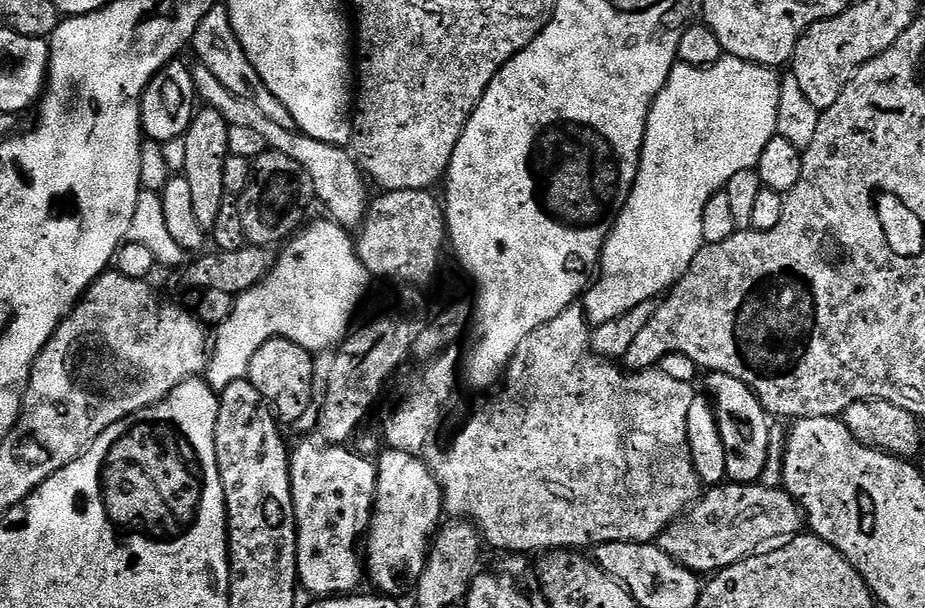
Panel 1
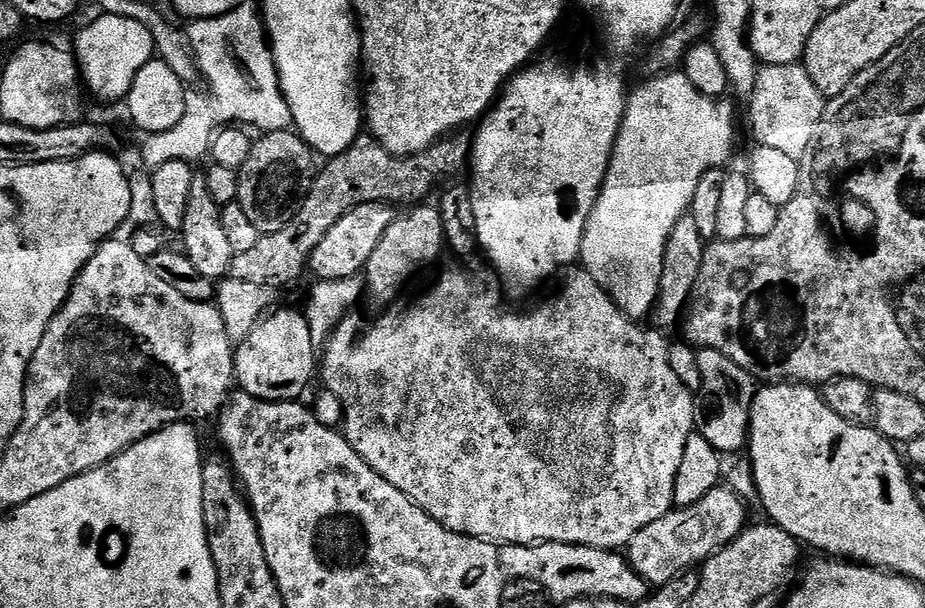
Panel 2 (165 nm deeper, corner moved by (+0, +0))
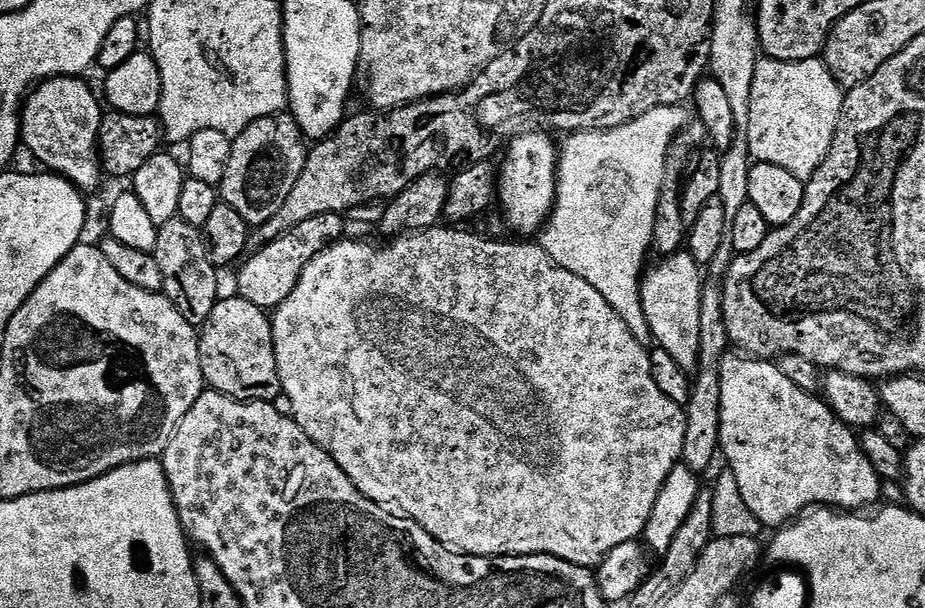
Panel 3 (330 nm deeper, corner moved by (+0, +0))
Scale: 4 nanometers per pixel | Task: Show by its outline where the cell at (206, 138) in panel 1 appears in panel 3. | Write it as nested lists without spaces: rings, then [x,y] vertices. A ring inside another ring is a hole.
[[[179,218],[159,225],[159,229],[154,255],[162,274],[163,295],[174,302],[178,314],[182,314],[186,322],[203,326],[206,318],[210,318],[210,310],[214,310],[221,292],[220,280],[216,277],[218,269],[210,262],[201,229],[190,226]]]

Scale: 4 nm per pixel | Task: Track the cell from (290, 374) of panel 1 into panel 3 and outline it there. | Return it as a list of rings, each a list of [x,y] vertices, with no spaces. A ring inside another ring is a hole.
[[[236,294],[229,300],[224,299],[217,299],[214,310],[210,310],[210,318],[206,318],[198,332],[205,385],[235,400],[279,401],[282,393],[269,313]]]

